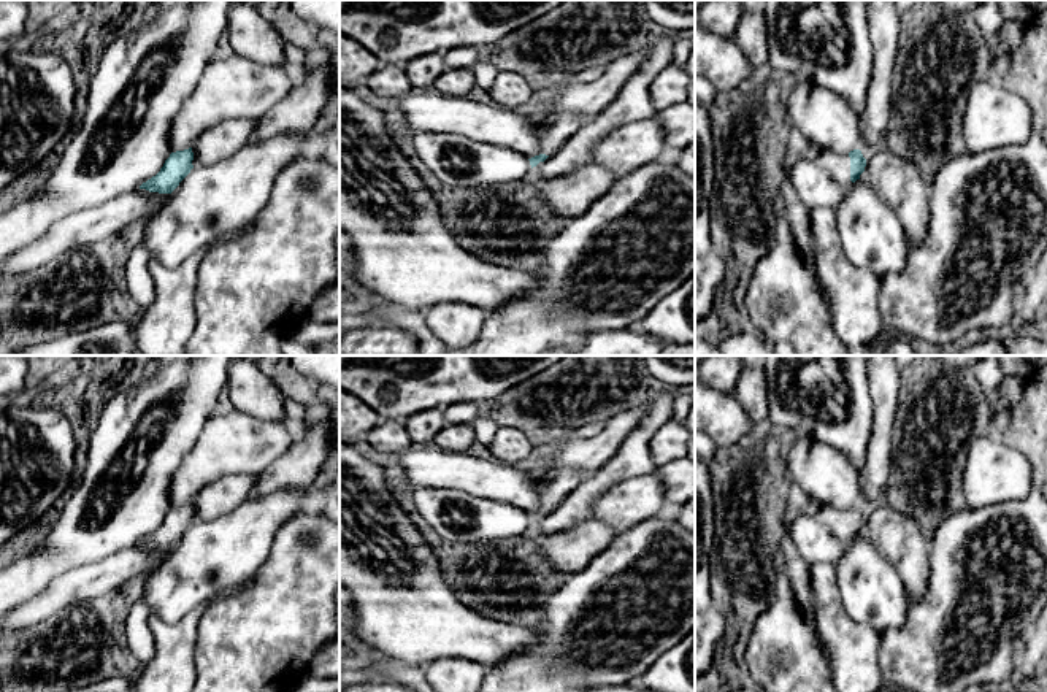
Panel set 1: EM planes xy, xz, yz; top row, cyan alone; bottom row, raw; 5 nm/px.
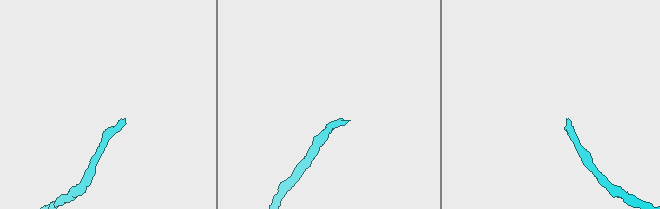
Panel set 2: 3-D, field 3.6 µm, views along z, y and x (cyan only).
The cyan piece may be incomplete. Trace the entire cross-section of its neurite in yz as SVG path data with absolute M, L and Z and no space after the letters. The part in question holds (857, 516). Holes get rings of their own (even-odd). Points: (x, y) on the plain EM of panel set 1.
M860 505L850 506L847 511L839 511L833 508L814 508L812 514L825 524L836 538L839 538L846 546L860 535L865 527L866 514Z

